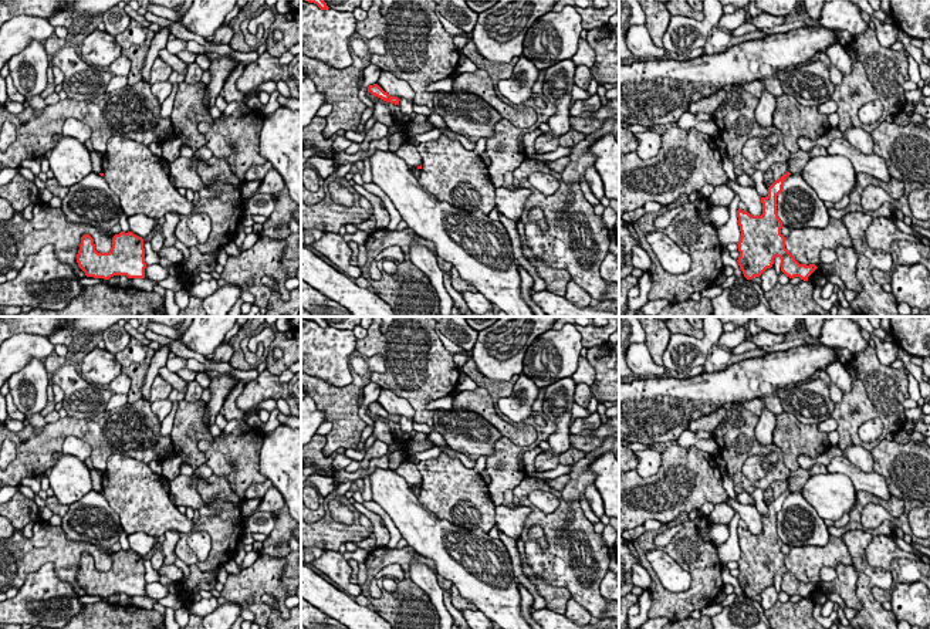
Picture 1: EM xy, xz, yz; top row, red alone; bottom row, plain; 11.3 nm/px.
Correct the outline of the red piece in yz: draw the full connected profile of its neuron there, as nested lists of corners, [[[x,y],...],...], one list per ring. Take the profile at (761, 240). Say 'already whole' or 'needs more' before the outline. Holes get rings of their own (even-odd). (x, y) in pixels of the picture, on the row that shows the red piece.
already whole | [[[787,172],[768,187],[768,196],[761,197],[762,214],[753,216],[741,209],[737,210],[741,237],[738,244],[738,266],[747,280],[760,277],[771,268],[774,258],[781,258],[781,271],[789,277],[808,277],[818,268],[815,264],[799,264],[785,248],[785,237],[781,234],[782,221],[777,213],[777,196],[782,192],[784,182],[791,173]]]

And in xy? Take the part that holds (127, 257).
already whole | [[[121,231],[112,239],[109,253],[98,253],[89,234],[81,237],[77,263],[87,277],[109,280],[114,275],[145,278],[143,239]]]

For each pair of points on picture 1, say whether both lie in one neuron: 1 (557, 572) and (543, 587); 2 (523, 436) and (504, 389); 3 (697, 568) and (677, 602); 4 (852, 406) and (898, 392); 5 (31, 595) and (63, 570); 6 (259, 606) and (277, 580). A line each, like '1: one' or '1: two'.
1: two
2: two
3: one
4: one
5: two
6: one

